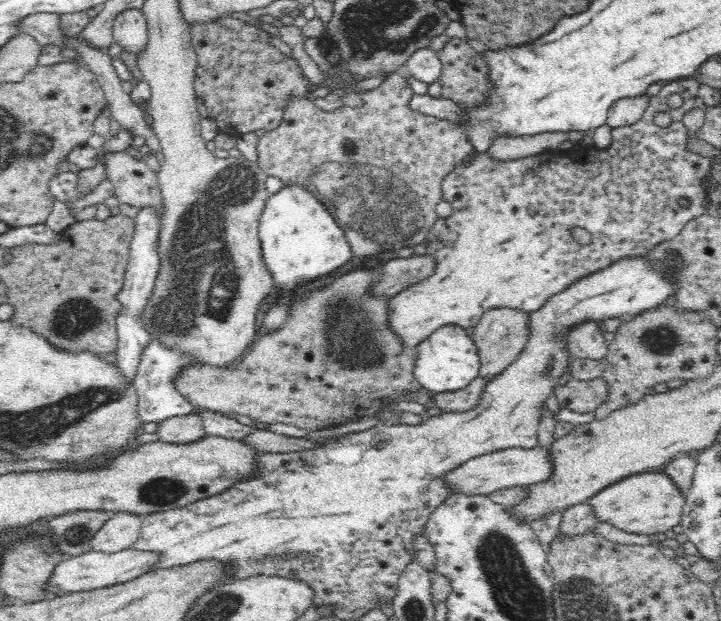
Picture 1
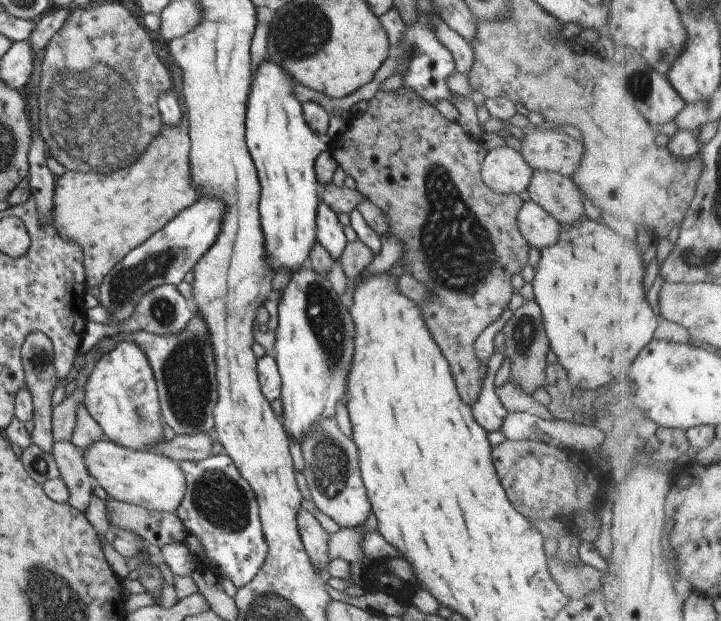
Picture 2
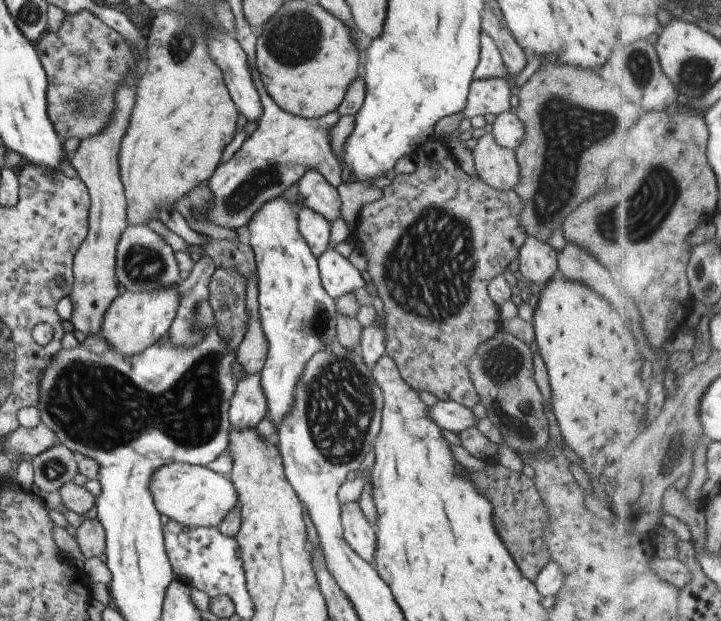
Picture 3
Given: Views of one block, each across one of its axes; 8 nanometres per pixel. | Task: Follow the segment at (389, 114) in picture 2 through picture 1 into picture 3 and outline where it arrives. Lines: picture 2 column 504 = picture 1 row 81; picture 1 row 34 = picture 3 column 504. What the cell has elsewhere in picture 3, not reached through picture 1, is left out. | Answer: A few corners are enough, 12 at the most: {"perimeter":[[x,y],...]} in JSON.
{"perimeter":[[416,148],[355,220],[401,378],[472,409],[524,204]]}

